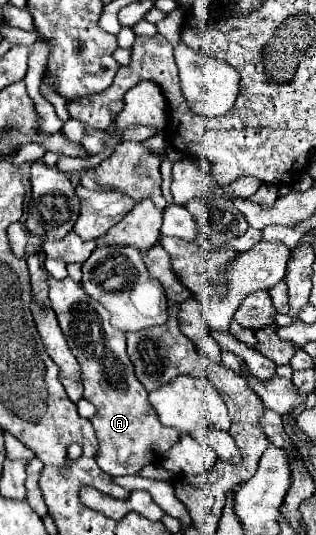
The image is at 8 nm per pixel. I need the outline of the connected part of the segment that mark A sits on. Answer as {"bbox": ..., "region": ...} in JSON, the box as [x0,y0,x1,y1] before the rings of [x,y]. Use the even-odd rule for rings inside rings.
{"bbox":[49,278,181,478],"region":[[[49,278],[49,286],[49,300],[57,314],[59,326],[73,356],[81,364],[85,386],[83,398],[97,406],[97,414],[91,418],[99,440],[97,464],[113,478],[137,474],[143,466],[157,462],[181,434],[175,428],[163,428],[163,424],[157,420],[157,412],[153,412],[153,406],[147,400],[147,390],[137,380],[133,364],[125,352],[125,332],[111,326],[109,312],[89,294],[85,294],[81,284],[69,278]]]}

